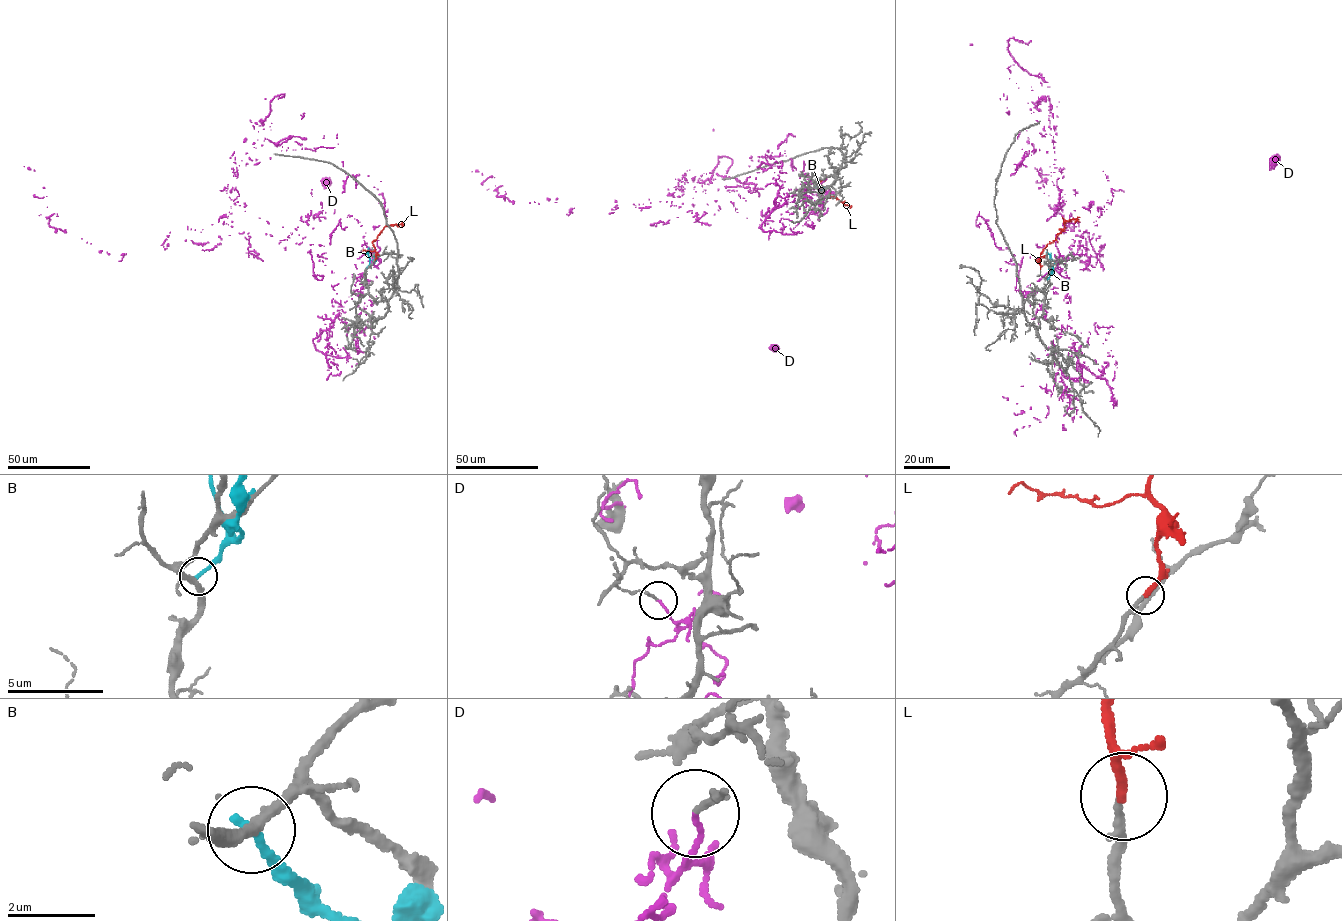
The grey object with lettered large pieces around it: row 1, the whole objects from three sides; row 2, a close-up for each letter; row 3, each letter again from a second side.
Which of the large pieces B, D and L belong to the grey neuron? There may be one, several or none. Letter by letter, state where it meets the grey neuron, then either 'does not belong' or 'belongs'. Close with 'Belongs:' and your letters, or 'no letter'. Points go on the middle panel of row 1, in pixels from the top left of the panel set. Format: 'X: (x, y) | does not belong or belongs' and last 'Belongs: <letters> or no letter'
B: (815, 184) | does not belong
D: (810, 178) | does not belong
L: (822, 180) | belongs
Belongs: L

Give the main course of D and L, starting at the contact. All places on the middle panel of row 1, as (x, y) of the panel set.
D: (810, 178), (803, 198), (814, 203), (772, 344), (697, 212), (671, 201), (608, 213), (512, 202), (471, 171)
L: (822, 180), (820, 185), (830, 197), (838, 198), (850, 208)

